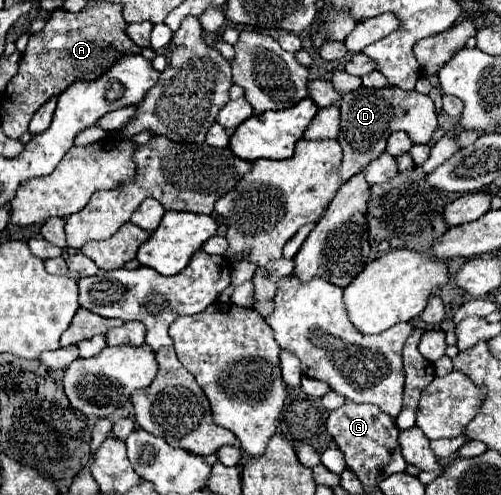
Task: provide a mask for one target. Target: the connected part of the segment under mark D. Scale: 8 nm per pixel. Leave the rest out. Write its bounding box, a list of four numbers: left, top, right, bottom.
[339,87,437,181]

